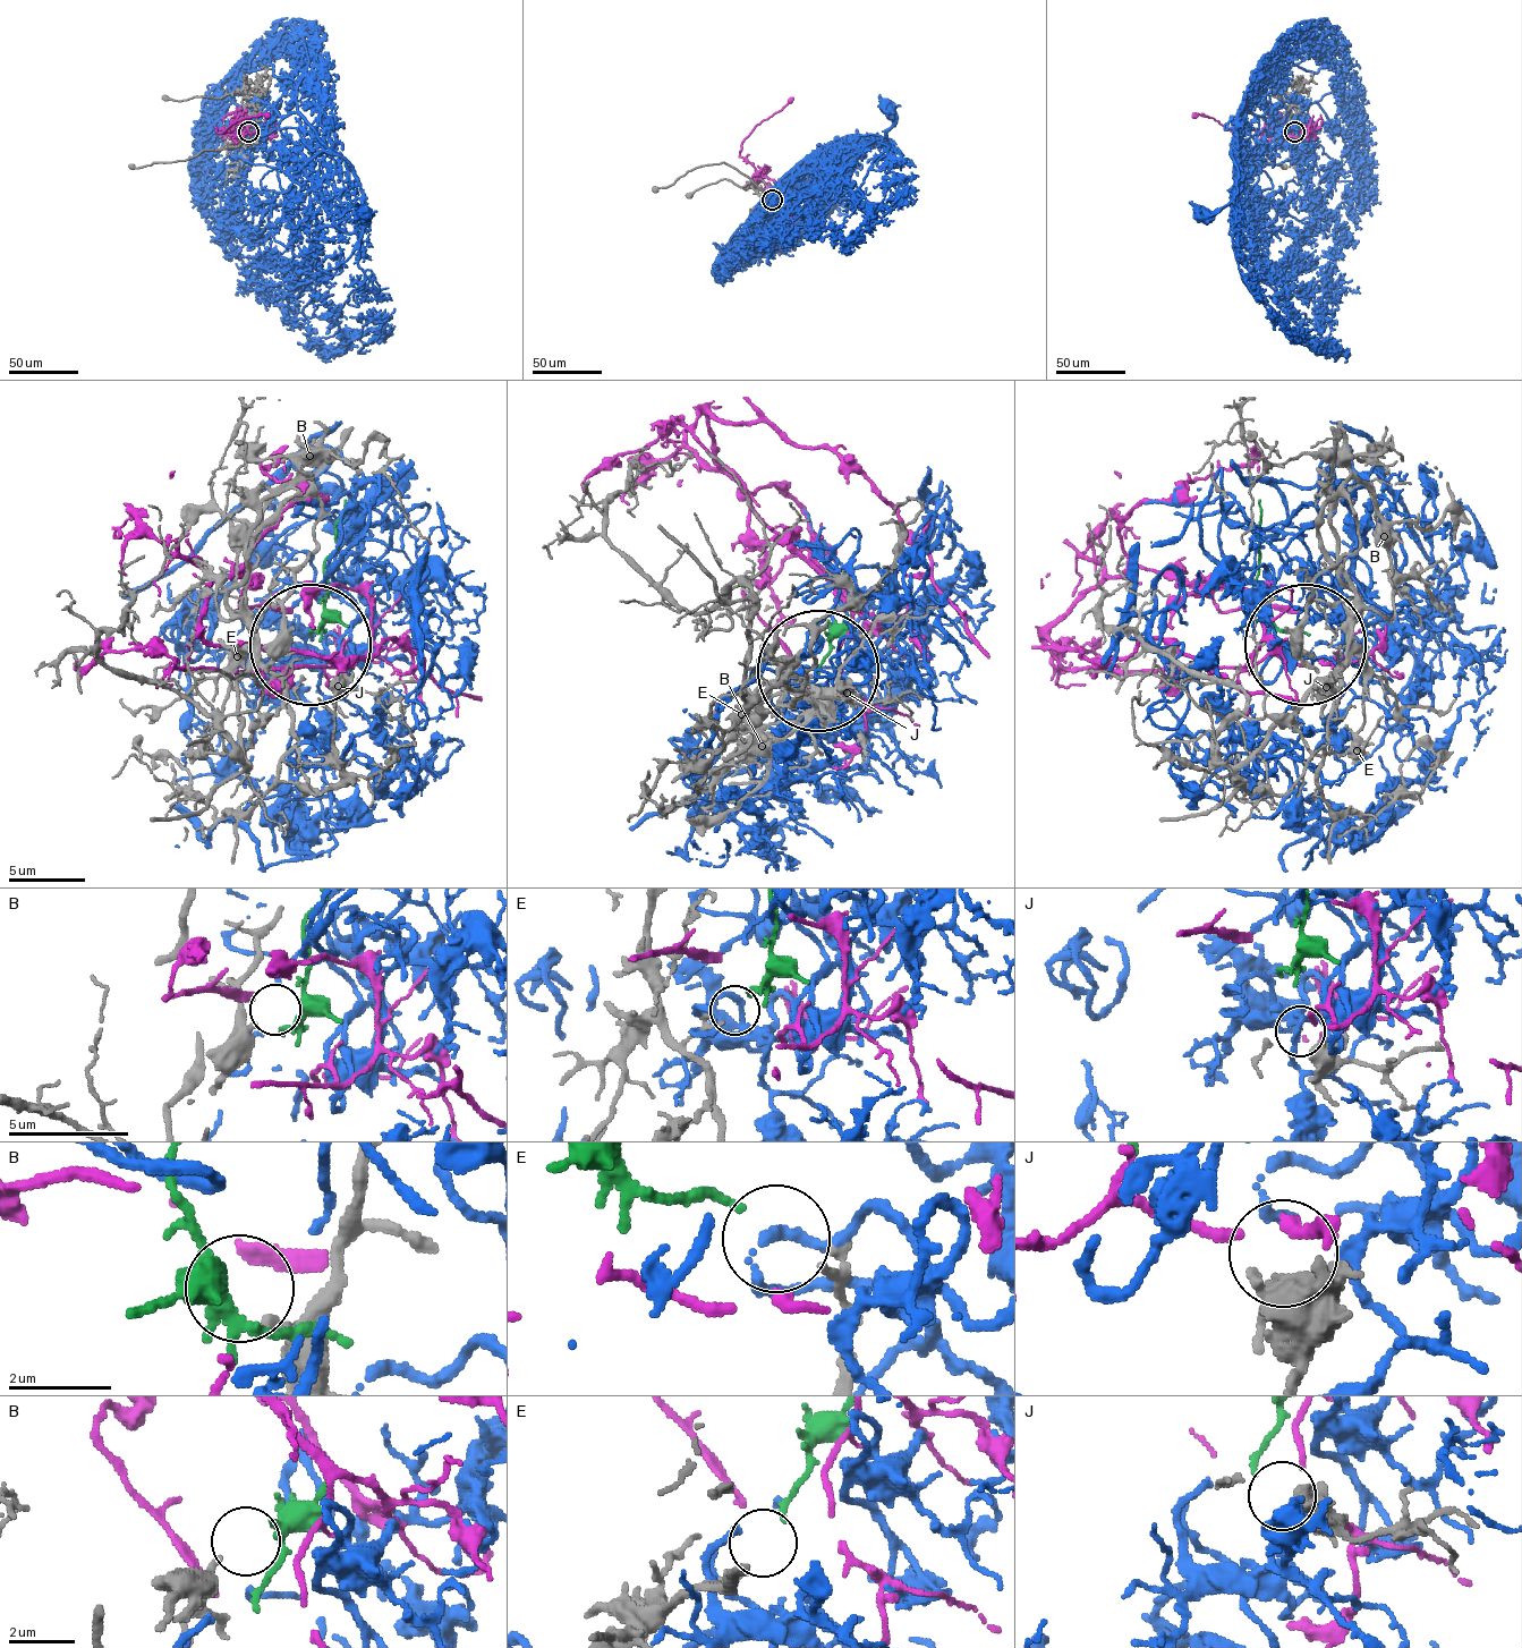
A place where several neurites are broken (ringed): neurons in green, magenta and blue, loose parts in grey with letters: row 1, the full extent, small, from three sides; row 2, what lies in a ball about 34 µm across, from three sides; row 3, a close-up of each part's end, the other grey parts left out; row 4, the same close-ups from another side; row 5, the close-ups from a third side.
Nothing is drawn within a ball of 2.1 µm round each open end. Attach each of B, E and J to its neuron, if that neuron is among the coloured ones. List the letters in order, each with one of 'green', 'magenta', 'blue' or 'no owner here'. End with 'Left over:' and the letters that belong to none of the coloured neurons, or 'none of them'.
B: no owner here
E: green
J: blue
Left over: B

